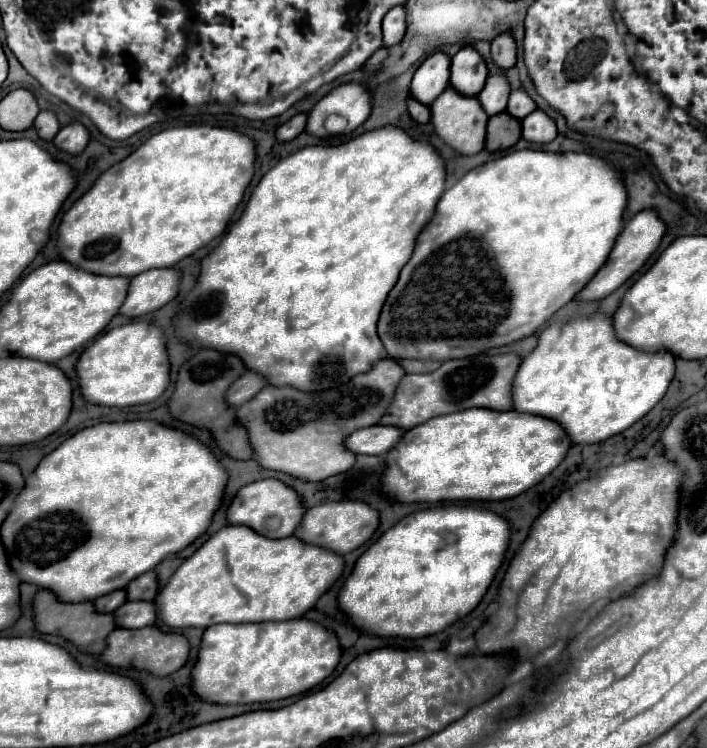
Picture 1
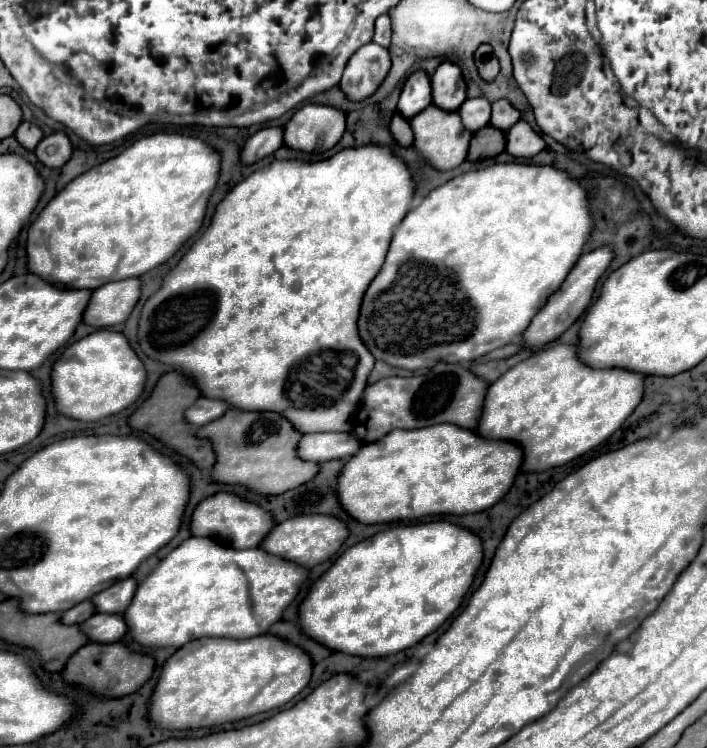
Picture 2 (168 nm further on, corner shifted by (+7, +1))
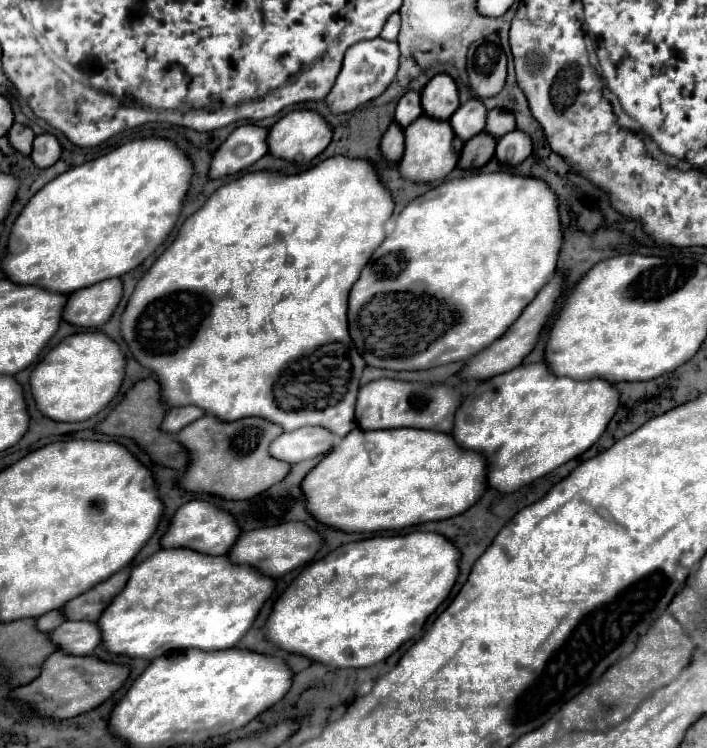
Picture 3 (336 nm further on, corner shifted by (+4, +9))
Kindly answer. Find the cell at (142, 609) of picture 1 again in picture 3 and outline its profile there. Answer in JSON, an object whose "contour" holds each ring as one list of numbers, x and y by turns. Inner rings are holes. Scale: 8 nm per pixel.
{"contour":[[67,620,59,628,51,632,51,642,59,646,59,650,73,654,73,656,87,656,93,654,93,650,101,644,101,630,97,622,87,622,87,620]]}

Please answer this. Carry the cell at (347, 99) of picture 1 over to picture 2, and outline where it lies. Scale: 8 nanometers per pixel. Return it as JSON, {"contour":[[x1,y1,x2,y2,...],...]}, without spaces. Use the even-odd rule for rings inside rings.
{"contour":[[306,104,294,112,284,126,284,146,300,152,316,152,322,136,322,148,332,148,344,134,346,116,332,106]]}

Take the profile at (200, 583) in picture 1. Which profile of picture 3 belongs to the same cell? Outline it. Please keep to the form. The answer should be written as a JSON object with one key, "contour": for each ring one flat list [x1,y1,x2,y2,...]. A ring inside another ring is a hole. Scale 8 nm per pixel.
{"contour":[[163,548,133,566,127,588,123,588,123,592,107,606,107,612,103,612,97,624,103,628,103,646,111,654,153,660,175,648,199,648,207,652,227,650,237,646,249,632,275,588,275,578,261,574,249,564,235,564,229,556,209,556,189,548]]}

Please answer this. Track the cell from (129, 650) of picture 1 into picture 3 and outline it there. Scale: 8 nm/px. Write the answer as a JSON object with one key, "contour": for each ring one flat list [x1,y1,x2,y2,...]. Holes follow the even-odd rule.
{"contour":[[57,650,43,664,41,676,27,686,19,686,13,692,13,696,25,702,31,702,35,708,39,708,39,714,43,716,71,718,101,706,127,682,129,672,131,672,129,666,103,662,97,656,71,656]]}

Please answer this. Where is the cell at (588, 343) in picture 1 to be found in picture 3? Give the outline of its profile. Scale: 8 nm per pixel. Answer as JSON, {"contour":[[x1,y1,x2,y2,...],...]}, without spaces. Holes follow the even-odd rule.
{"contour":[[547,362,521,364,505,374,497,374,485,380,483,384,477,386,473,394,469,394,463,400,463,408,459,408,459,416,455,416,453,438,457,440,459,446,467,450,479,450,481,454,485,454,489,462,489,476,487,476,489,486,509,494,549,474,557,466,569,462,571,458,591,448,605,432,611,418,615,416,619,408,619,398,621,392,615,388,615,384,603,378,575,380,569,376,553,374]]}

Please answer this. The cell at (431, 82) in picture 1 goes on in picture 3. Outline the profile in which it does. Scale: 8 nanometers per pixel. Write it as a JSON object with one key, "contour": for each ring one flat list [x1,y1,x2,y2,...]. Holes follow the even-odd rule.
{"contour":[[409,90,407,94,403,94,399,98,399,104,397,104,397,112,395,112,395,120,407,128,407,124,411,124,411,120,415,120,415,116,423,114,423,108,421,108,421,94,417,90]]}

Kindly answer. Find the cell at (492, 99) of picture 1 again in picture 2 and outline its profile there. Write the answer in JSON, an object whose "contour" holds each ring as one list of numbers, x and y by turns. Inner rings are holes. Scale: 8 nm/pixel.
{"contour":[[486,98,466,100,458,112,460,112,464,128,472,134,490,122,490,102]]}

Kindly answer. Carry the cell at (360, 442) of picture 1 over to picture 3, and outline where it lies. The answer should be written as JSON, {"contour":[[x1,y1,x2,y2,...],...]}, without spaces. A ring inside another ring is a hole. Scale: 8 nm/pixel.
{"contour":[[305,426,293,432,281,434,269,448,271,456,297,464,303,460,317,458,321,454,327,454,335,446,337,436,321,426]]}

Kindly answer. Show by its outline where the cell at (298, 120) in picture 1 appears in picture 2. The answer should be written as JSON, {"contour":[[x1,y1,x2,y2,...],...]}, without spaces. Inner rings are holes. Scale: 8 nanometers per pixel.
{"contour":[[262,128,244,142,240,150,240,162,246,166,254,164,264,156,276,152,280,146,282,146,282,128]]}

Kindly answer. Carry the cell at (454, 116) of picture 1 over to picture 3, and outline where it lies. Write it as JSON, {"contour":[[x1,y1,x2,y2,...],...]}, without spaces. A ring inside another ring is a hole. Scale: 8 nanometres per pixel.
{"contour":[[421,114,415,122,405,128,405,154,401,158,401,174,413,182,435,182,445,178,459,162,463,140,453,132,447,120,435,120,427,114]]}

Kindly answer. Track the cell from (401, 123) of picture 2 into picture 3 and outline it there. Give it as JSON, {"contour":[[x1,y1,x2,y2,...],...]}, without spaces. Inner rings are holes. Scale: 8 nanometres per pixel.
{"contour":[[391,122,391,126,387,128,387,132,381,140,381,152,391,162,399,162,403,156,403,148,405,148,405,132,397,122]]}

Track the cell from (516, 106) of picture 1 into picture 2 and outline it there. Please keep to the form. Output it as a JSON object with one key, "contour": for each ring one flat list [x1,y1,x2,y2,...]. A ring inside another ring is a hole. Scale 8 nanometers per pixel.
{"contour":[[496,100,496,102,492,104,490,126,508,132,508,128,512,128,518,120,520,120,520,112,518,112,508,100]]}

